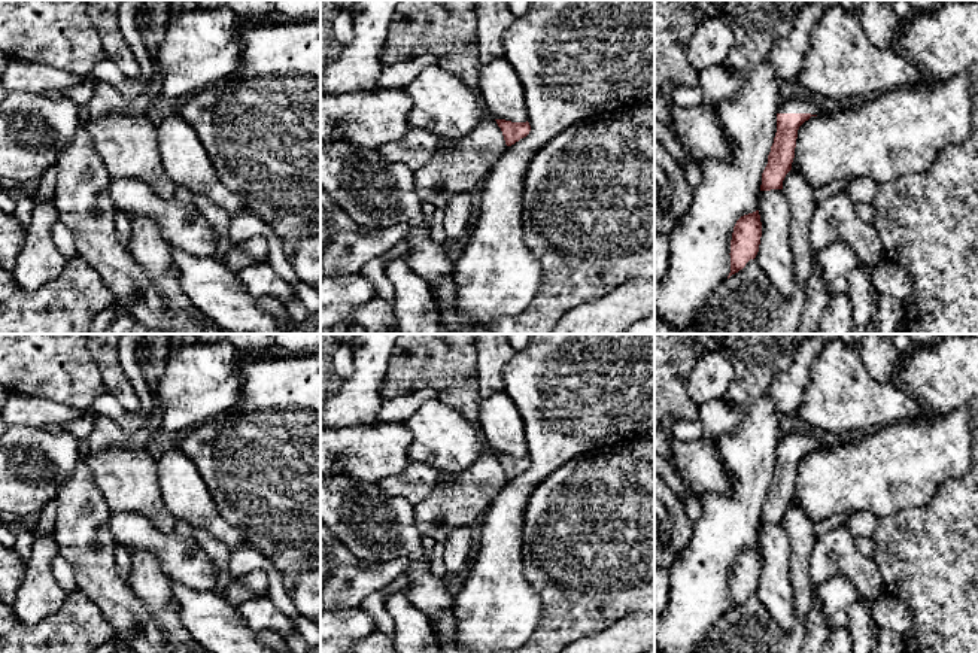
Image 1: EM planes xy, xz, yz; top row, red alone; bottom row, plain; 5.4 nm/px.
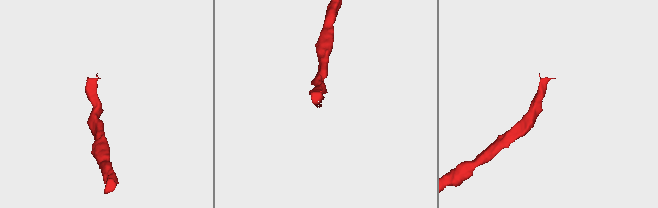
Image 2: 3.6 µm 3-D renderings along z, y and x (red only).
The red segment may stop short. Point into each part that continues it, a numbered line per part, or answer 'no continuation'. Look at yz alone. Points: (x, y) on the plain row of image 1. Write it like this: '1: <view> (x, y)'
1: yz (793, 439)

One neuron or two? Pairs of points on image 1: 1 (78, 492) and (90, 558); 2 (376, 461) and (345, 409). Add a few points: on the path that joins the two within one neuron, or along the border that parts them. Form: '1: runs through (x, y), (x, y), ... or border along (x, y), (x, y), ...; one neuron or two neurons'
1: runs through (81, 509), (84, 541); one neuron
2: border along (379, 422), (336, 428); two neurons

